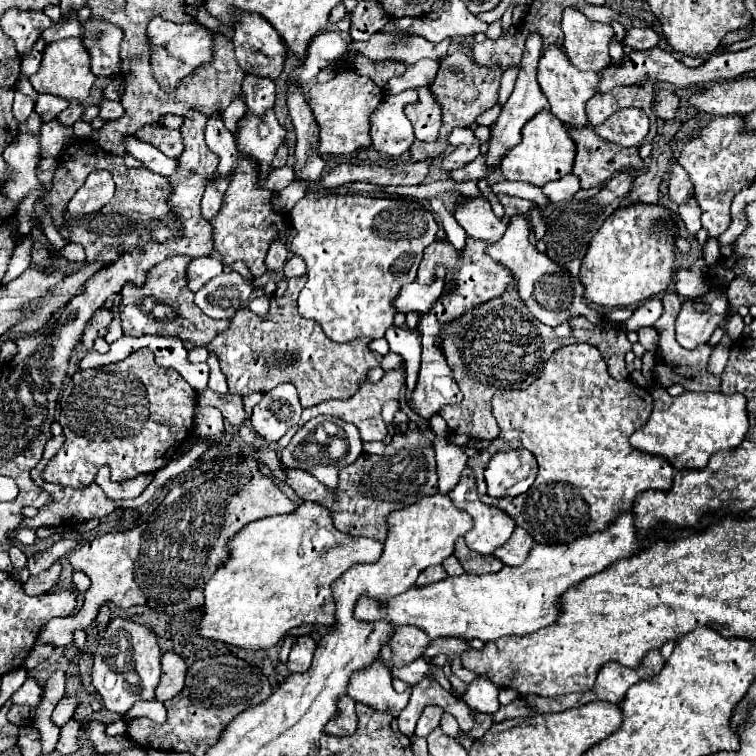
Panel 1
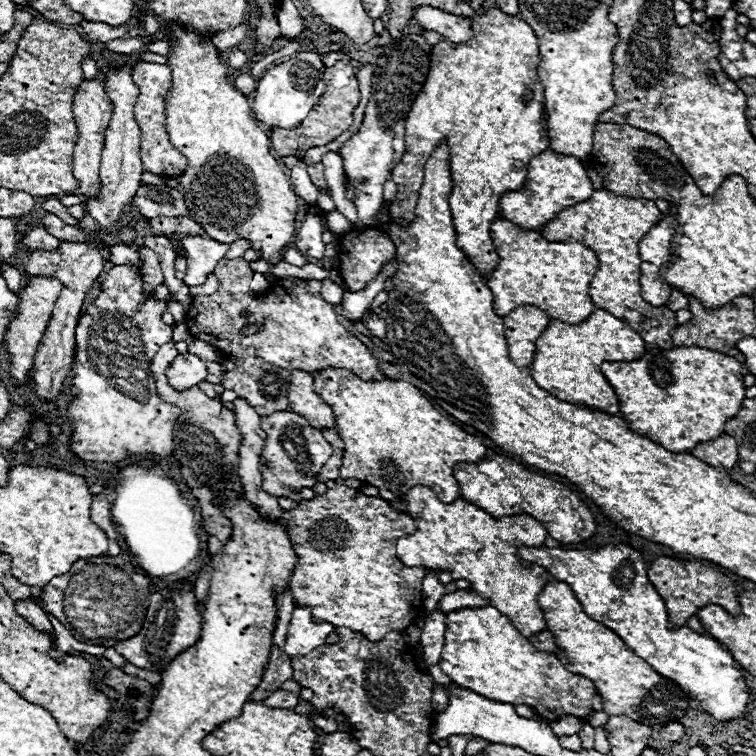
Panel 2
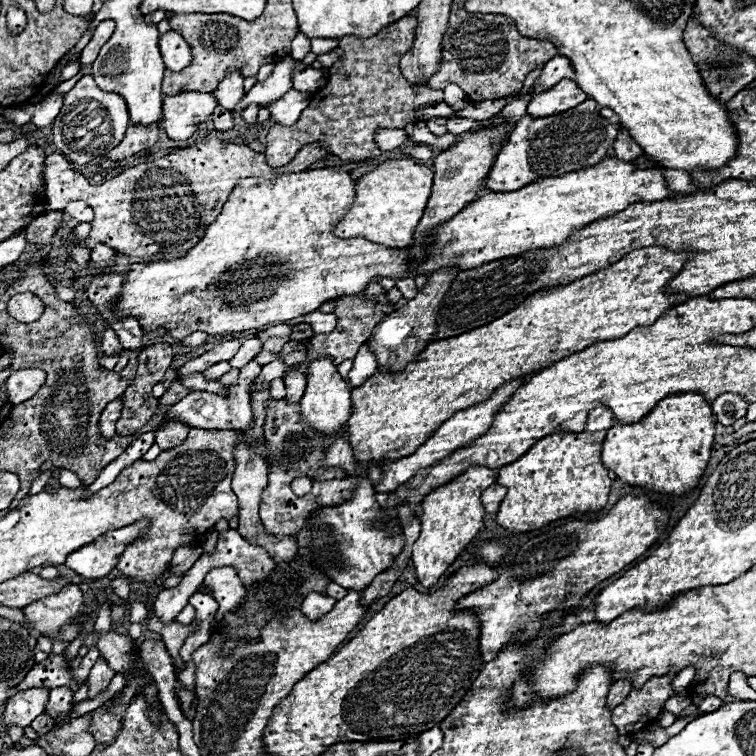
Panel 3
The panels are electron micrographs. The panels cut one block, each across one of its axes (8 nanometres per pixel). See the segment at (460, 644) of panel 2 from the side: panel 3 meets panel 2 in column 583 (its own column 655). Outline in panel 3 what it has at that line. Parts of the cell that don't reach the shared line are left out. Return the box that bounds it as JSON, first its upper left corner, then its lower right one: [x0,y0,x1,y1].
[612,672,676,736]

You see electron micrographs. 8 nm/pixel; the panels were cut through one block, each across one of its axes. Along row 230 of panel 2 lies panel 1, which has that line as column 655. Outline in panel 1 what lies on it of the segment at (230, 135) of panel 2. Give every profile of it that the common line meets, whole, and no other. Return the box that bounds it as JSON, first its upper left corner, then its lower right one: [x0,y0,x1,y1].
[580,204,678,308]

